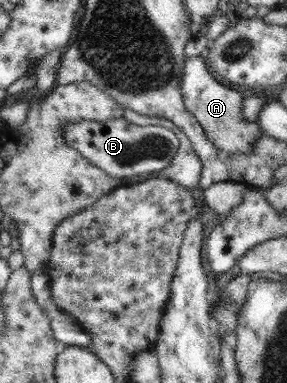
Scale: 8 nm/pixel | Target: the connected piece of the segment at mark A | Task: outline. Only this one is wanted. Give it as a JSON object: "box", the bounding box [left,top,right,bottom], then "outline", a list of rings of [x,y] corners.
{"box":[181,55,264,153],"outline":[[[202,55],[186,58],[181,92],[186,110],[198,120],[210,142],[218,149],[226,153],[249,153],[254,142],[264,136],[258,123],[244,119],[242,115],[244,97],[241,92],[221,84],[221,80],[209,69]]]}

